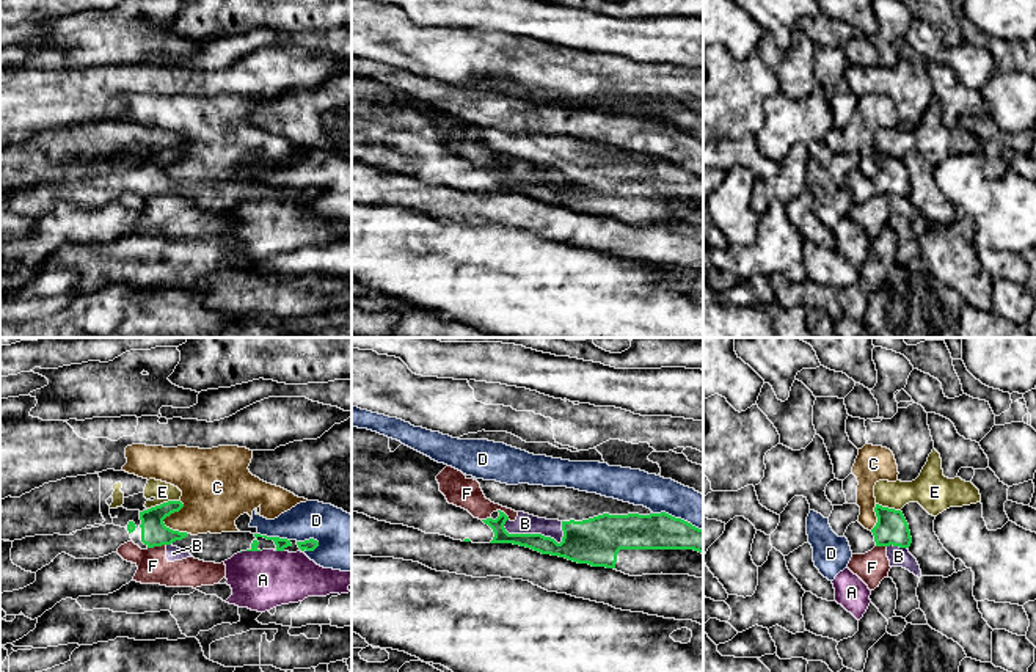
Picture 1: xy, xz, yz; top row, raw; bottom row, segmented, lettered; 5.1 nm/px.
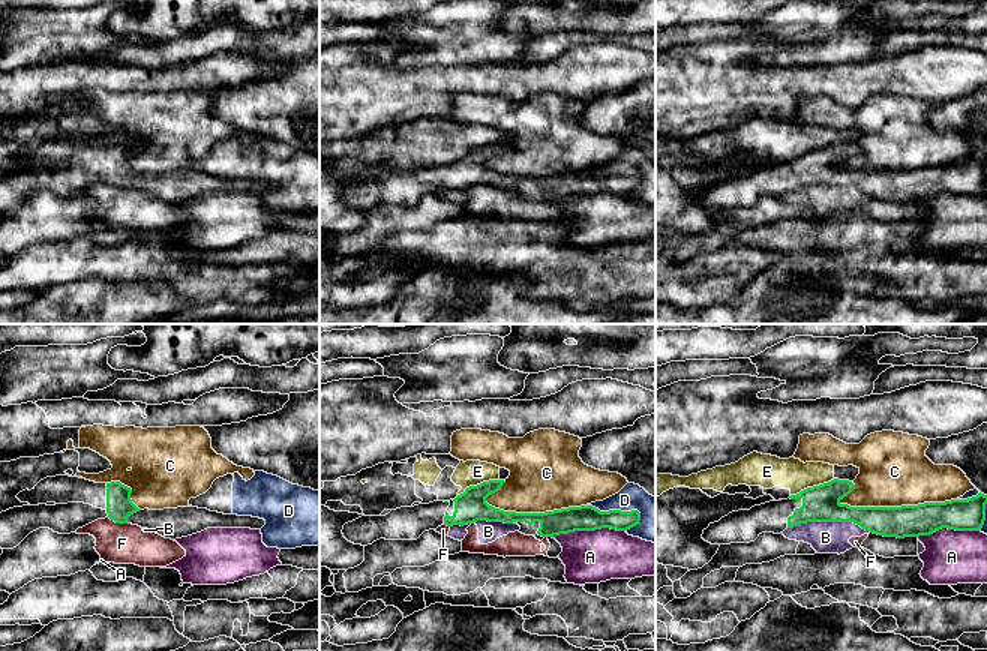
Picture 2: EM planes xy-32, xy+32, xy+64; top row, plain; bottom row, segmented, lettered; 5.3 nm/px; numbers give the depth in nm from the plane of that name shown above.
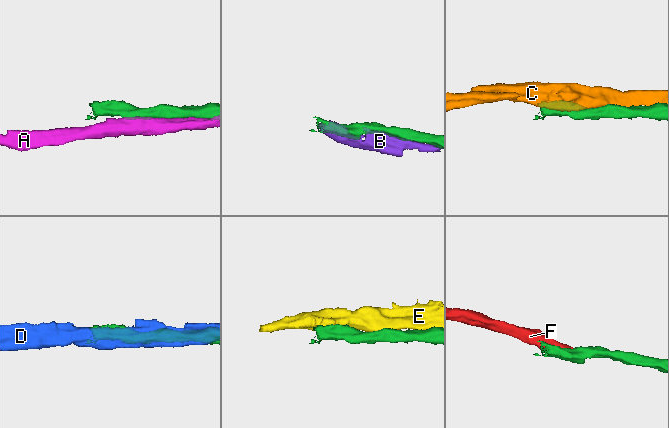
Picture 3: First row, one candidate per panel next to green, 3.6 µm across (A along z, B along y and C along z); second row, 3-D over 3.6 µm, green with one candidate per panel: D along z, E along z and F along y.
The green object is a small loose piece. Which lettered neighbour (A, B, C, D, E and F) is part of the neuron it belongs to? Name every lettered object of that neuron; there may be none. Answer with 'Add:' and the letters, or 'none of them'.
Add: none of them

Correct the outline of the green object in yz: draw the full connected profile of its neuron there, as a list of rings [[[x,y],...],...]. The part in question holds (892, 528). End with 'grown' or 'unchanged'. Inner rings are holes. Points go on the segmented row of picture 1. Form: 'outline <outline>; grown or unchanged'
outline [[[874,507],[877,523],[868,531],[859,521],[851,523],[844,532],[852,554],[865,554],[874,546],[909,548],[912,543],[909,524],[901,510]]]; grown

